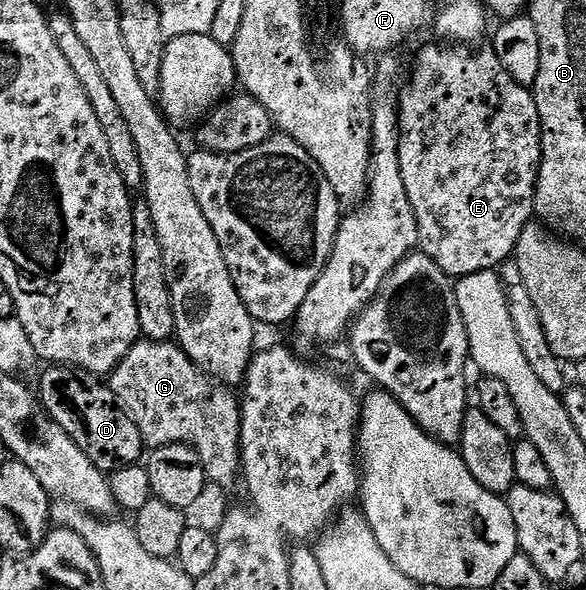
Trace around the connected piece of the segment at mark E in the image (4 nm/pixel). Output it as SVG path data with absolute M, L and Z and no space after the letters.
M443 42L427 44L415 56L415 69L411 72L411 81L403 92L403 101L398 101L399 120L399 165L401 178L405 182L405 194L413 206L419 231L419 248L440 270L452 278L489 272L498 269L506 260L512 259L515 247L521 238L521 230L532 223L535 216L535 183L539 177L539 163L543 157L543 127L539 121L537 102L530 87L519 84L501 66L497 54L490 47L476 50L471 46L448 46Z

